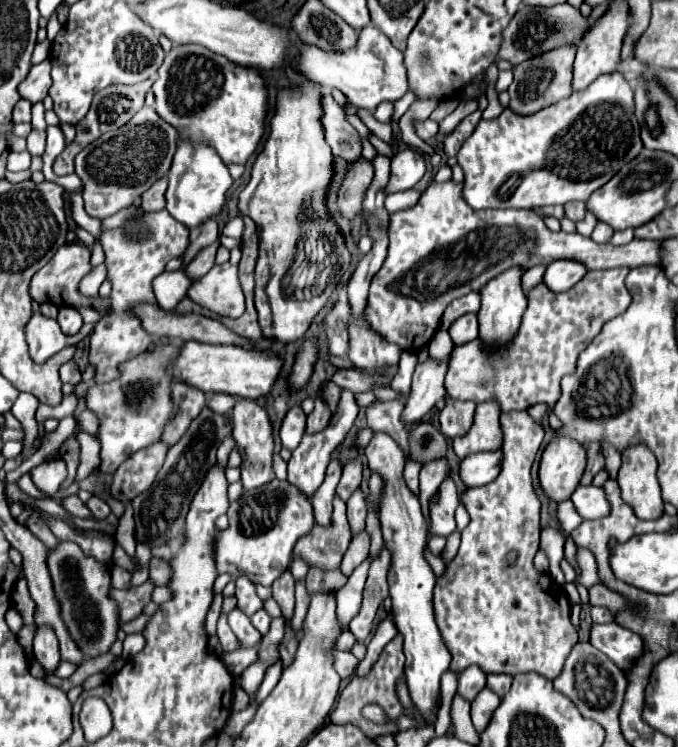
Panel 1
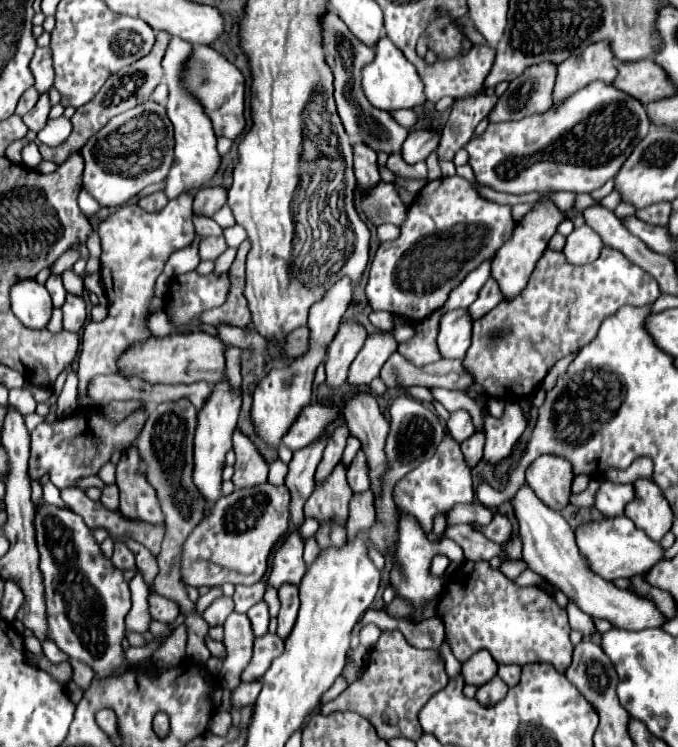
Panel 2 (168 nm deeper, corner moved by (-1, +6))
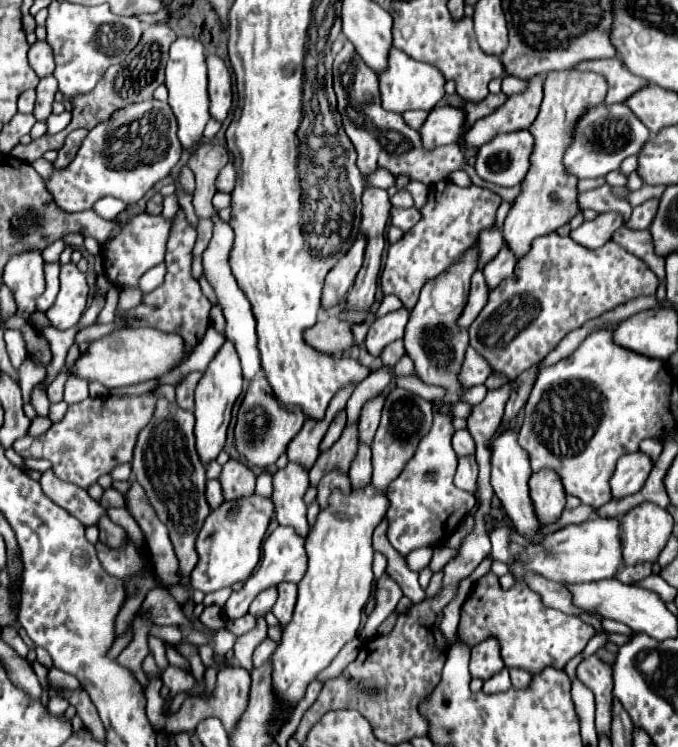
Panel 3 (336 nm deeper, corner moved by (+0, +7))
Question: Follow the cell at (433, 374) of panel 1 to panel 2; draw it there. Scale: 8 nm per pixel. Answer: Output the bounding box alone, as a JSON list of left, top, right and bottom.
[437,310,471,360]

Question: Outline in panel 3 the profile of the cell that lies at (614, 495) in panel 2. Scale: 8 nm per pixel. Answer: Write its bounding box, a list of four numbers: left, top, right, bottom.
[610,451,652,499]

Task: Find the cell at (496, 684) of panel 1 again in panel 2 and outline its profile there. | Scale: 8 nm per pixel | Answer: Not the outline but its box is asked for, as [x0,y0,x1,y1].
[497,664,521,686]

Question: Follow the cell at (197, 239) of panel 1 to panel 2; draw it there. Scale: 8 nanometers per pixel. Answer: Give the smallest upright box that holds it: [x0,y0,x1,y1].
[193,188,227,216]

